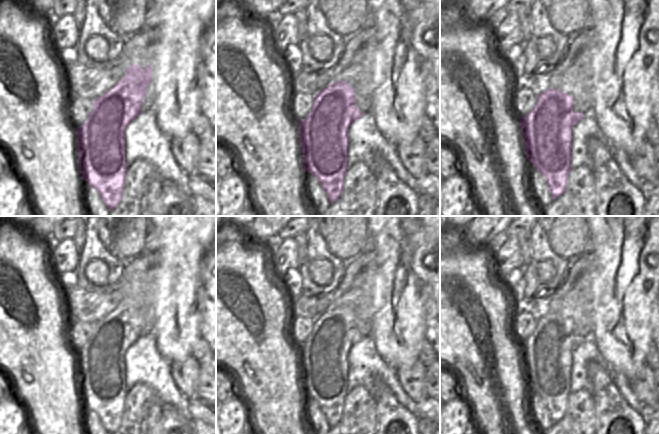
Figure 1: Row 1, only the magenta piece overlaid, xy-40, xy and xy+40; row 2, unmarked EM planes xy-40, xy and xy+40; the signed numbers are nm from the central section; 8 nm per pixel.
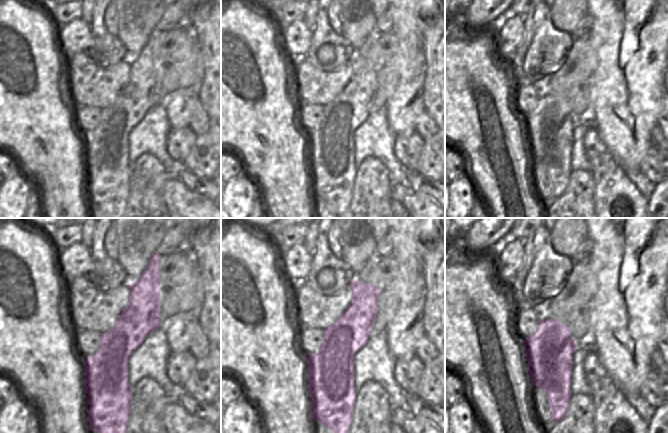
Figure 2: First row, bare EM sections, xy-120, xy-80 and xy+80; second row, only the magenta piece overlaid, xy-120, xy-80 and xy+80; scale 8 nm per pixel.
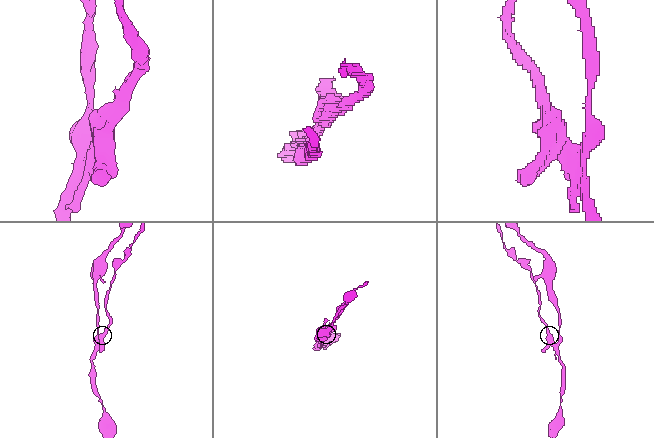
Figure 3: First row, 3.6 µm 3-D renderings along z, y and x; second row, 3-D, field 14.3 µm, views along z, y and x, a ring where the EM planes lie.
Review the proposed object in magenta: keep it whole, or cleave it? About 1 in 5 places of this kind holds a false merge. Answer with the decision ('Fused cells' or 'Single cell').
Fused cells

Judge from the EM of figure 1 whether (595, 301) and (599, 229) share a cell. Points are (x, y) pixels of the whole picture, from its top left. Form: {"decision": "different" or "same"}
{"decision": "same"}

